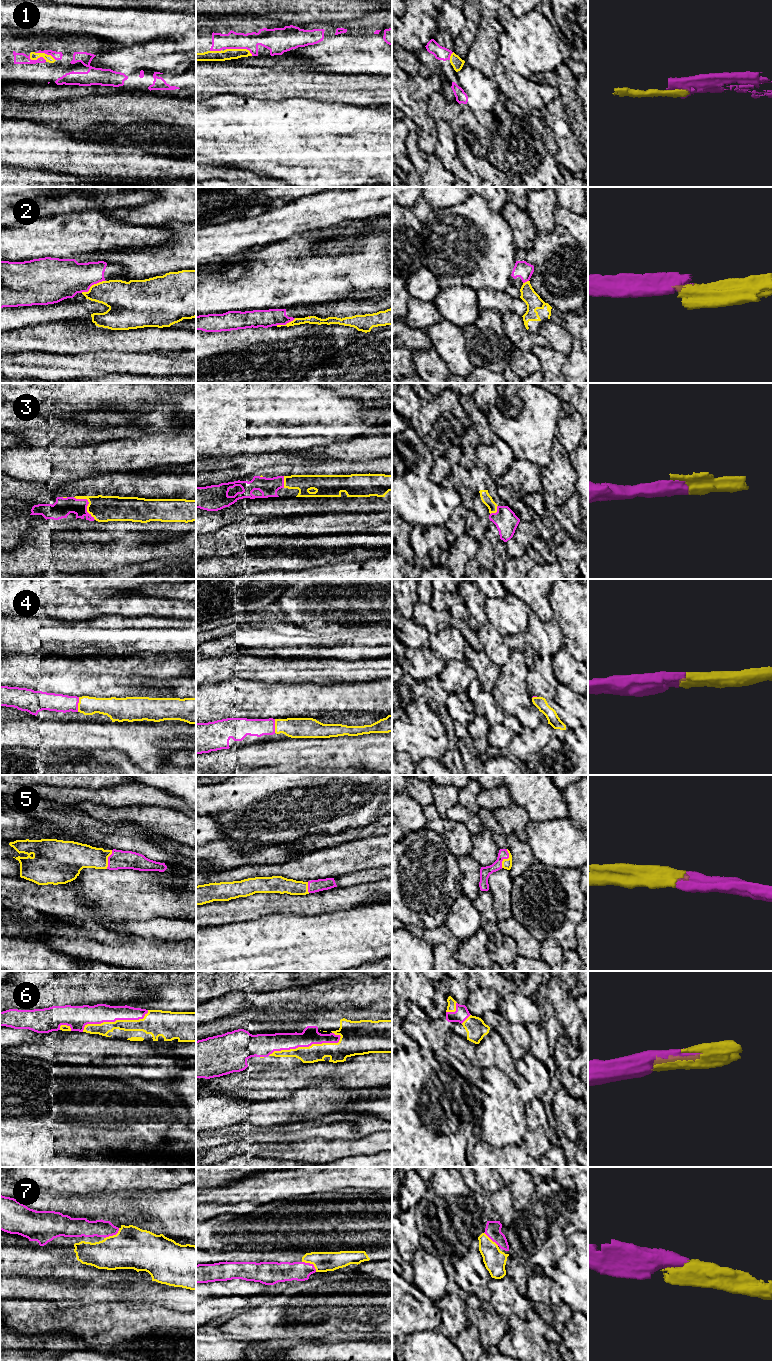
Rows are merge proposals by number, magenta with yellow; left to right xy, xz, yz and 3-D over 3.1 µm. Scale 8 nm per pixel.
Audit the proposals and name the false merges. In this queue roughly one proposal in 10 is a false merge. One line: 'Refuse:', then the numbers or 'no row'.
Refuse: 2

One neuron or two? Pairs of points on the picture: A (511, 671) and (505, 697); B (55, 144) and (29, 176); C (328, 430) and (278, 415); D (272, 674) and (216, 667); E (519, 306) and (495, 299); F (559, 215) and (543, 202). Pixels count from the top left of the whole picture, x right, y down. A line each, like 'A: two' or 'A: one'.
A: one
B: two
C: one
D: one
E: one
F: two

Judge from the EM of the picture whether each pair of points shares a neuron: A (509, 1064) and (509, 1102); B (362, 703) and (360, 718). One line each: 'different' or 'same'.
A: different
B: different

